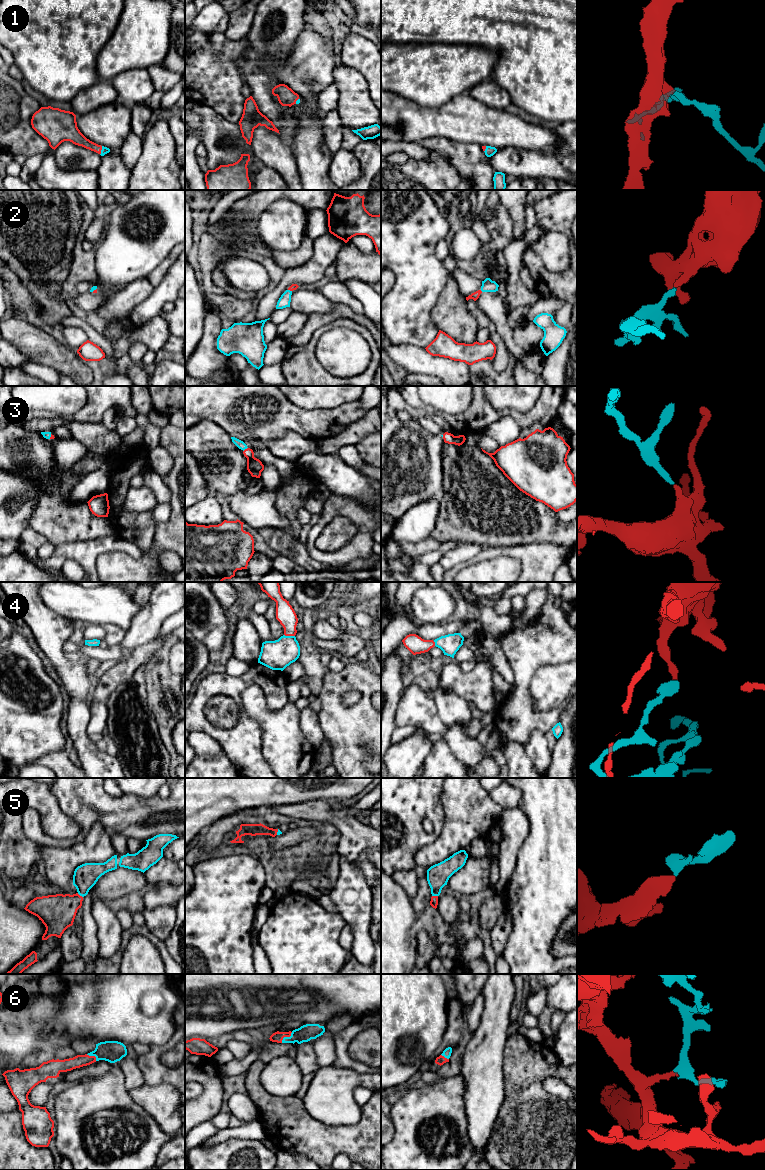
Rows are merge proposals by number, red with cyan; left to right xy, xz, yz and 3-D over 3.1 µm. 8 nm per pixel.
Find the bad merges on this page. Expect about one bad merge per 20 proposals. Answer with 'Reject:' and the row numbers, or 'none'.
Reject: none

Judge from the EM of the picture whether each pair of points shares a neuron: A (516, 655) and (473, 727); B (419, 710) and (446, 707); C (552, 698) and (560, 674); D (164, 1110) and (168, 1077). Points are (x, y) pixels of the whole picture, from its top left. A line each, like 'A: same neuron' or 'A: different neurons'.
A: different neurons
B: different neurons
C: same neuron
D: different neurons

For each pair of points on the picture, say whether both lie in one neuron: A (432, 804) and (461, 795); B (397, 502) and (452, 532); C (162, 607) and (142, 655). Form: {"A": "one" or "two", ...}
{"A": "two", "B": "two", "C": "two"}

